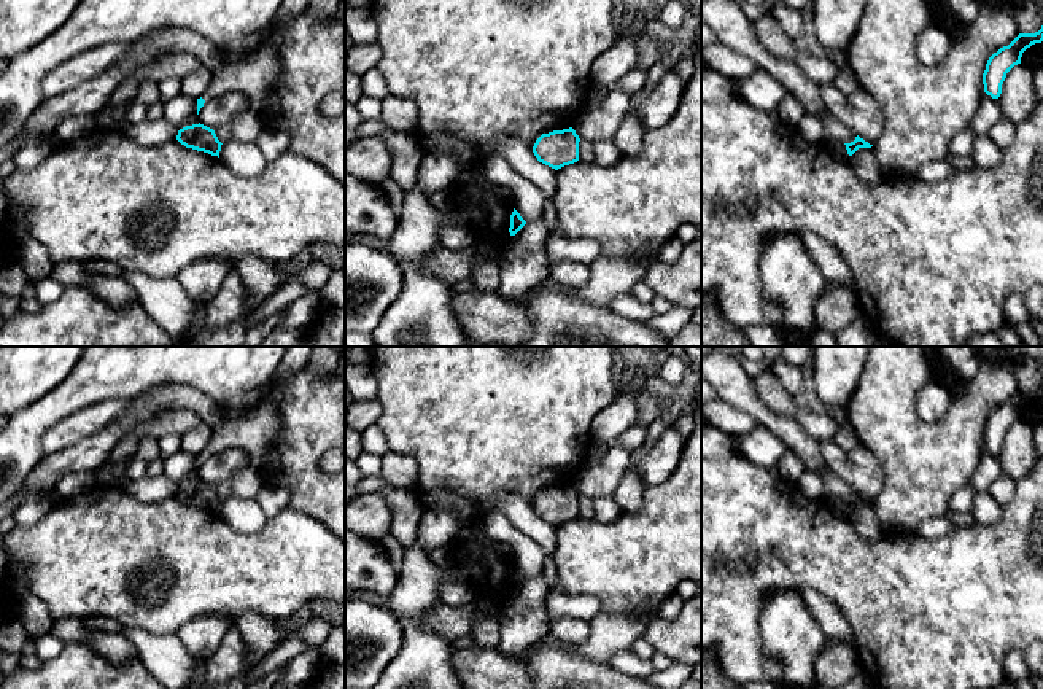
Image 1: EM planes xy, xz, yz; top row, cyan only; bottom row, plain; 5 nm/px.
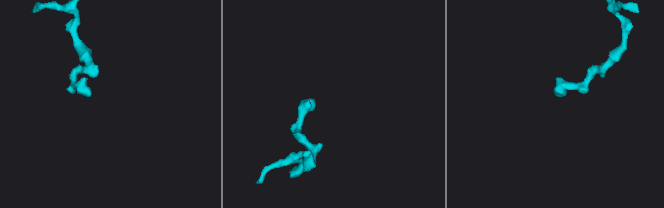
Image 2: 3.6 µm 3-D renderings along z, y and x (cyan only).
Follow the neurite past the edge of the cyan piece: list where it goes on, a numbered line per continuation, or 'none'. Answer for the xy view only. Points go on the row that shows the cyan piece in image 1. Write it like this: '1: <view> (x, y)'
1: xy (255, 78)

